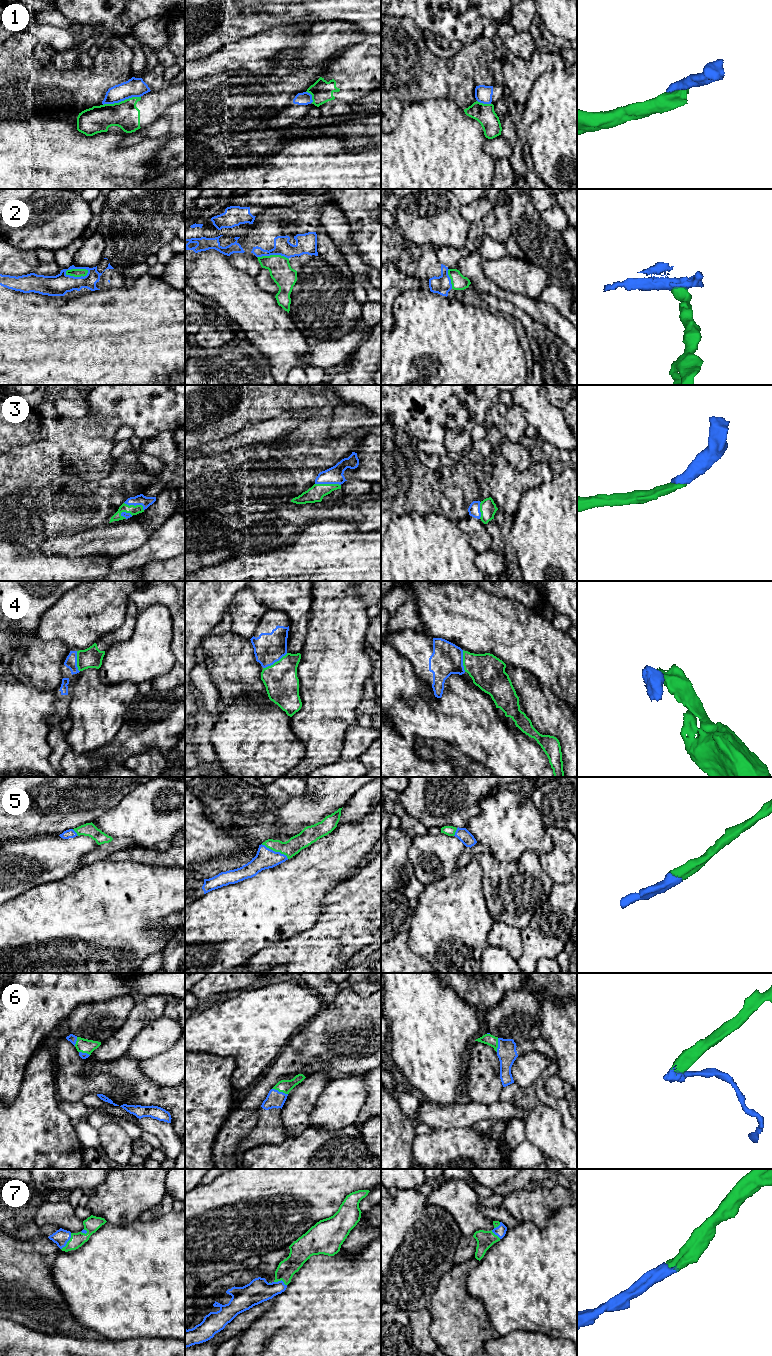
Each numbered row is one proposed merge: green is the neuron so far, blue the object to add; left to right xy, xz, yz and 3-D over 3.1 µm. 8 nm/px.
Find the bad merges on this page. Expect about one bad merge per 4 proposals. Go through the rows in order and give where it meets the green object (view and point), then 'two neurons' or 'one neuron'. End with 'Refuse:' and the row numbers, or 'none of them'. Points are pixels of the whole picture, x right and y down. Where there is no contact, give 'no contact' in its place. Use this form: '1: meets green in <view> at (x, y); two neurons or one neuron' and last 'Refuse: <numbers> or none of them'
1: meets green in xy at (121, 101); two neurons
2: meets green in xy at (75, 269); one neuron
3: meets green in xz at (328, 484); one neuron
4: meets green in xz at (275, 662); one neuron
5: meets green in xz at (275, 851); one neuron
6: meets green in xz at (280, 1091); one neuron
7: meets green in xy at (68, 1241); one neuron
Refuse: 1

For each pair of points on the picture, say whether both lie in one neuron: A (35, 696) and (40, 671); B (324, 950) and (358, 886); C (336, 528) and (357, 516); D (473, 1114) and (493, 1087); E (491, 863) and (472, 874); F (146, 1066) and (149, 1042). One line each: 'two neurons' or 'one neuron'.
A: two neurons
B: one neuron
C: two neurons
D: two neurons
E: two neurons
F: two neurons

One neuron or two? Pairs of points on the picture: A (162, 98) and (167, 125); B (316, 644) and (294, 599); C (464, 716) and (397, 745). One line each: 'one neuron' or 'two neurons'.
A: two neurons
B: two neurons
C: two neurons

